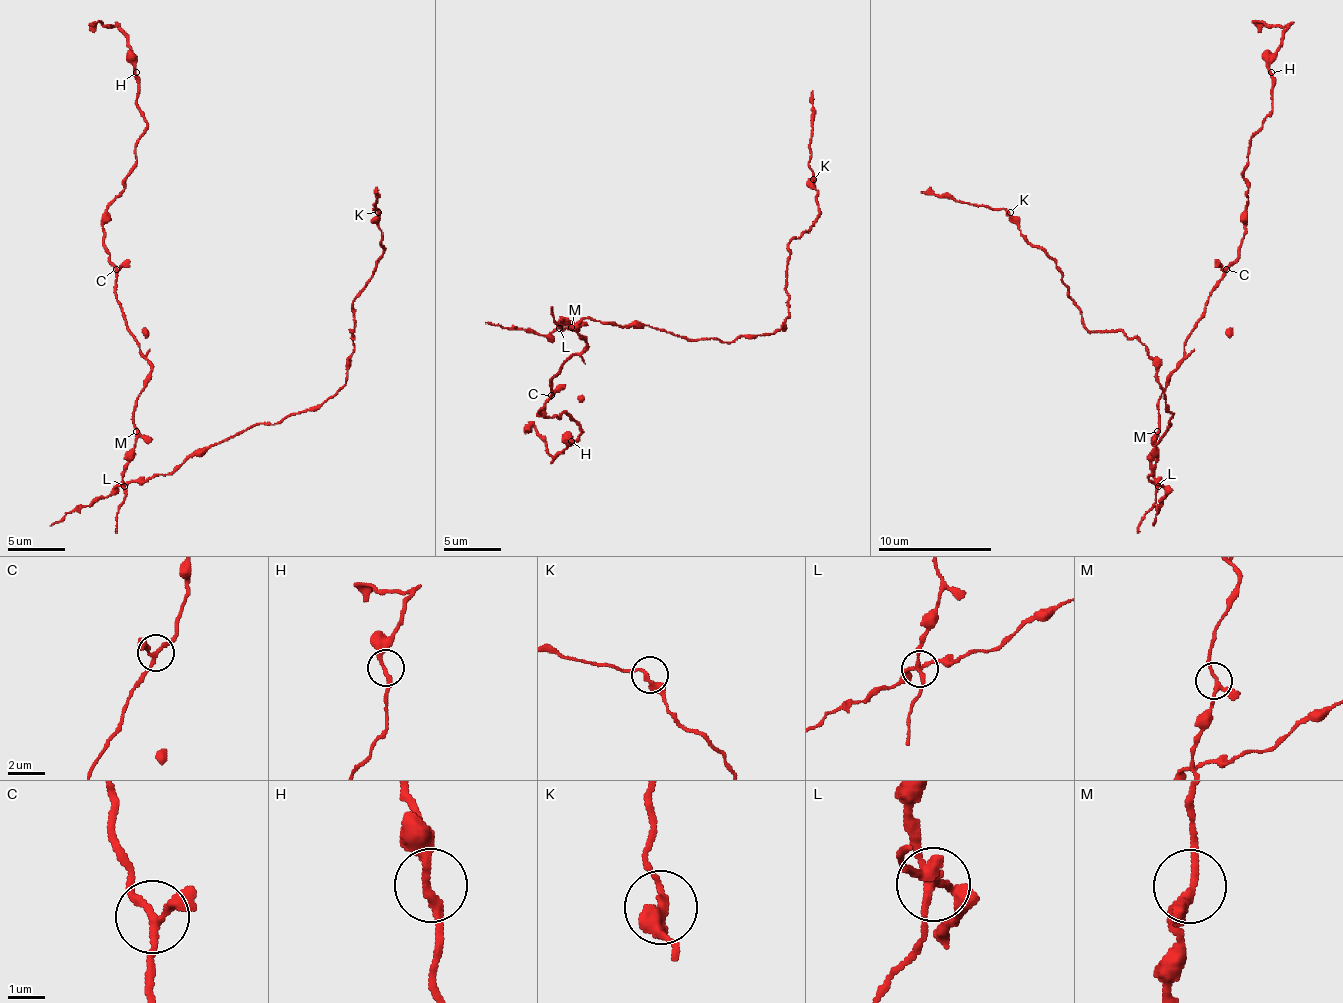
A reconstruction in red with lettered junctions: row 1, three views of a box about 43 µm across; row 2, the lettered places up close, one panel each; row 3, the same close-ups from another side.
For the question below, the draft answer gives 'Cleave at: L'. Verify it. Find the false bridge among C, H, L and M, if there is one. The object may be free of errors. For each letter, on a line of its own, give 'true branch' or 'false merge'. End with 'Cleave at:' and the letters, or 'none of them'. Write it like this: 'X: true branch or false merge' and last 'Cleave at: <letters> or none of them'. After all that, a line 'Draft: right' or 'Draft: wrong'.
C: true branch
H: true branch
L: false merge
M: true branch
Cleave at: L
Draft: right

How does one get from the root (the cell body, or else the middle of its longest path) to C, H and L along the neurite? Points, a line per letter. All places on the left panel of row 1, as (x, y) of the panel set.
C: (139, 482), (124, 482), (122, 471), (136, 442), (133, 405), (150, 363), (119, 306), (116, 269)
H: (139, 482), (124, 482), (122, 471), (150, 363), (119, 306), (102, 226), (147, 124), (136, 72)
L: (139, 482), (124, 485)

